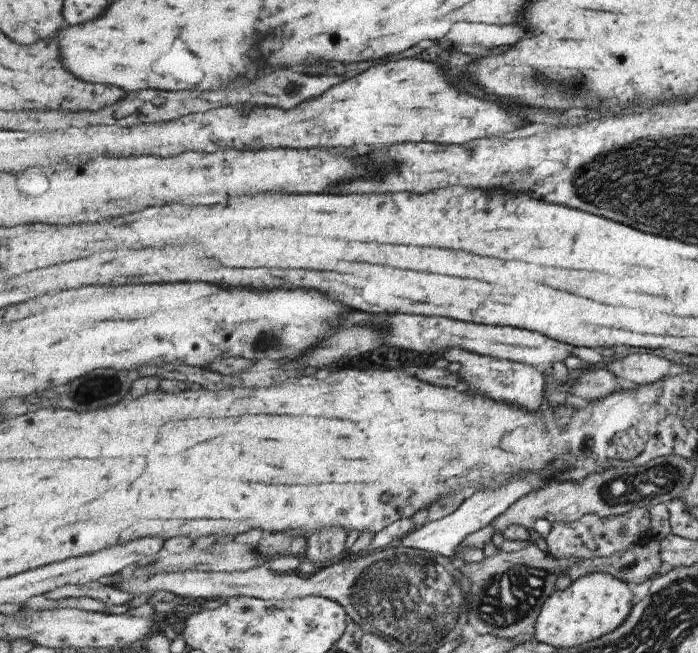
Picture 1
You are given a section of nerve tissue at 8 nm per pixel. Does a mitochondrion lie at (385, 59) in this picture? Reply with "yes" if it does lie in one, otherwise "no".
no

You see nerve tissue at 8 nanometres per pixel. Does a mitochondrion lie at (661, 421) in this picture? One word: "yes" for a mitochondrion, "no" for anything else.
no

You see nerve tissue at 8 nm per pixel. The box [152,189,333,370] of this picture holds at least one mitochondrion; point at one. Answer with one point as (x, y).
(273, 339)

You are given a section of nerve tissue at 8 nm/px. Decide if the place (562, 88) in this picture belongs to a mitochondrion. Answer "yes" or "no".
yes

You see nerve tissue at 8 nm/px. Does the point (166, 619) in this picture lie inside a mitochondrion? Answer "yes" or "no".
no

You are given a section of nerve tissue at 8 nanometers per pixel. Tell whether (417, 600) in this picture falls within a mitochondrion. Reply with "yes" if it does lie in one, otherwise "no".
yes

